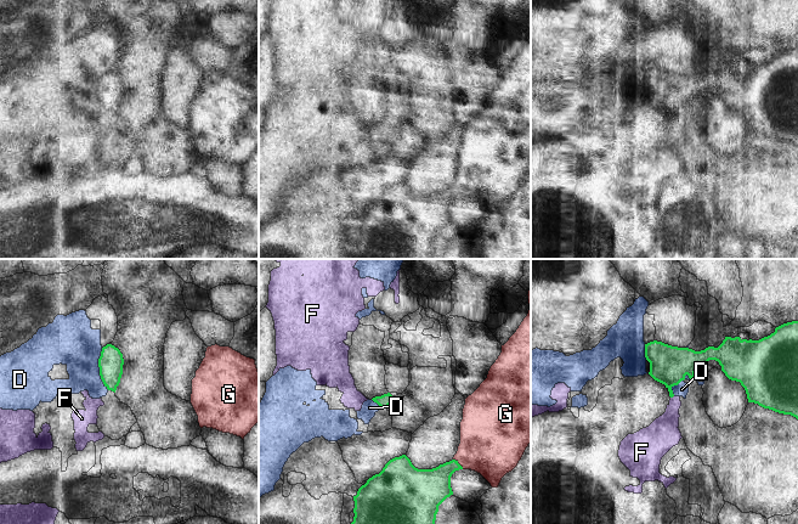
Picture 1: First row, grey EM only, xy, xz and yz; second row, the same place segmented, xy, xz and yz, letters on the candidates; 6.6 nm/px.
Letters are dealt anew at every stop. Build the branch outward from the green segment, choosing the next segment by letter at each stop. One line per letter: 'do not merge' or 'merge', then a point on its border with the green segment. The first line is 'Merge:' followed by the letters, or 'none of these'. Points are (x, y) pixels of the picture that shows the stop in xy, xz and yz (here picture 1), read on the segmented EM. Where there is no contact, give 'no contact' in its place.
Merge: G
D: do not merge; meets green in xy at (100, 368)
F: do not merge; meets green in yz at (672, 396)
G: merge; meets green in xz at (458, 463)

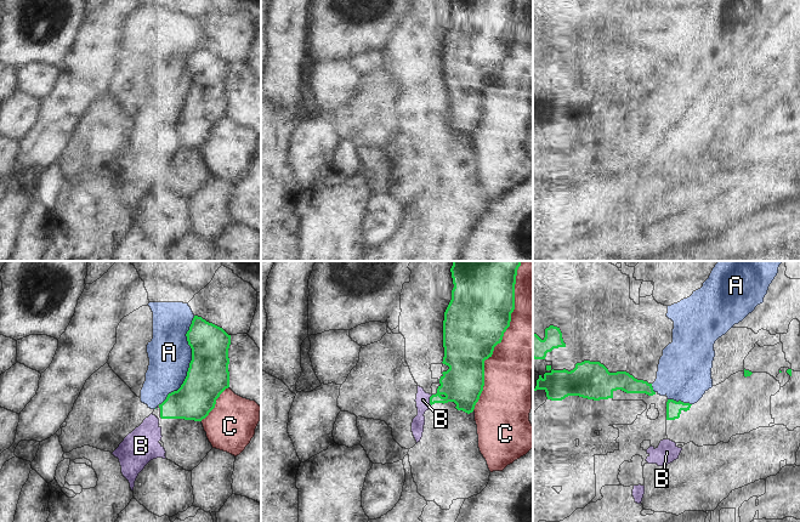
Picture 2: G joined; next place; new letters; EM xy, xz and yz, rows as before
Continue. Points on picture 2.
Merge: none of these
A: do not merge; meets green in xy at (189, 363)
B: do not merge; meets green in xz at (430, 399)
C: do not merge; meets green in xz at (503, 335)

